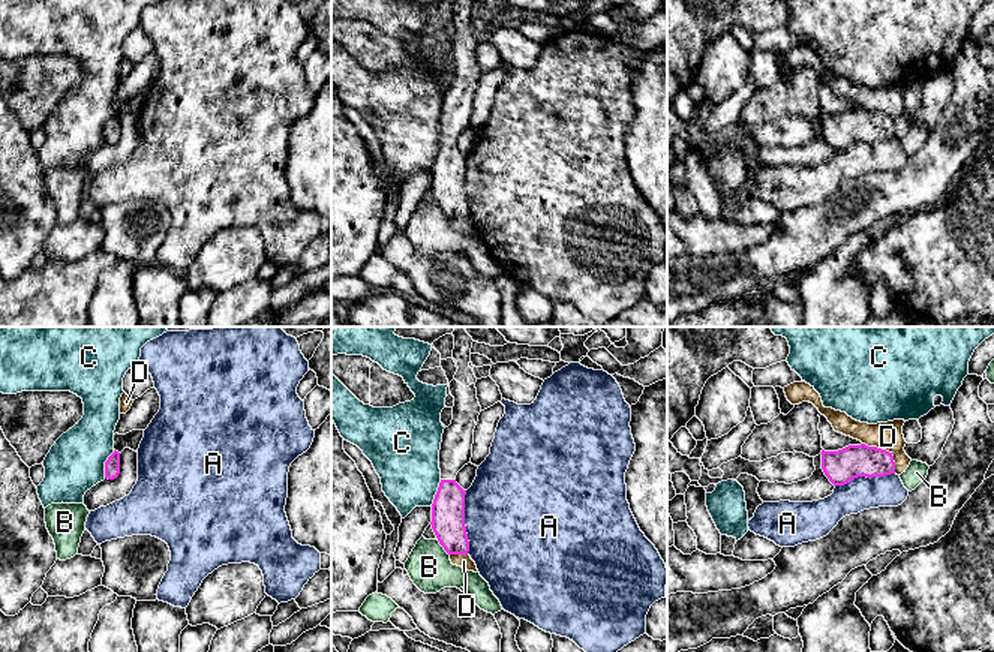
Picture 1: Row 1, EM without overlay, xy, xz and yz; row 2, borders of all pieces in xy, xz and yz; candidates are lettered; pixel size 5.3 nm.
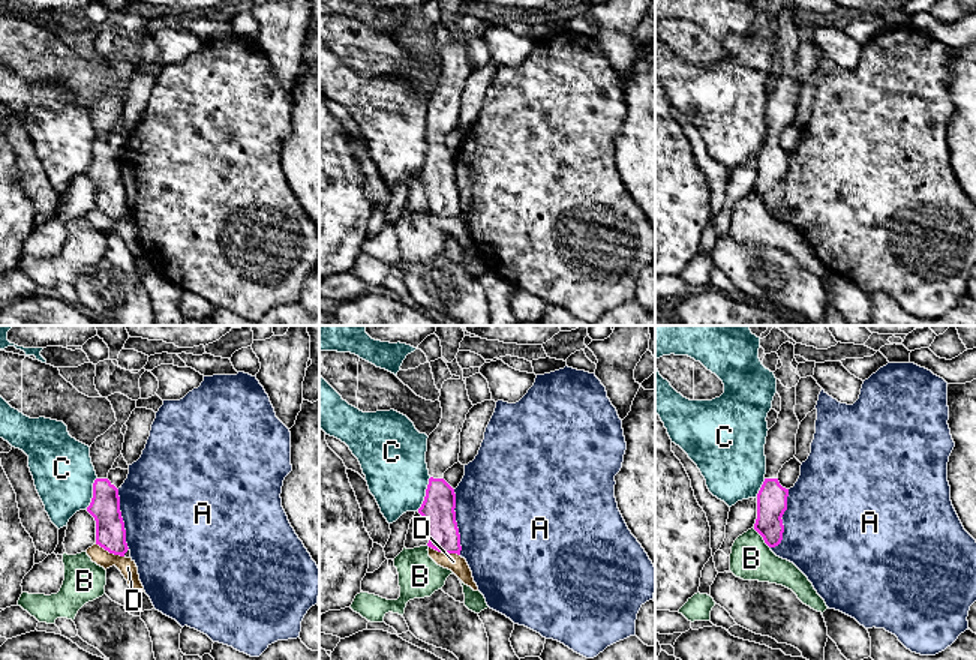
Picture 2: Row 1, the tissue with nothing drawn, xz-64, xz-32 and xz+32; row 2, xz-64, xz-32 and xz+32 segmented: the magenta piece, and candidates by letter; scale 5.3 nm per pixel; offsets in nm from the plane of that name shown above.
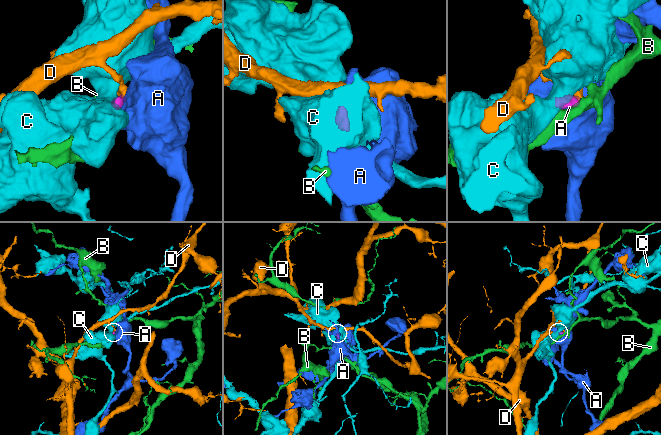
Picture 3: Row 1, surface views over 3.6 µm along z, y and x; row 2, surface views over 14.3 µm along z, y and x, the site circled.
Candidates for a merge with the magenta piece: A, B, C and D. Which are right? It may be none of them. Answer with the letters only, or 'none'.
none

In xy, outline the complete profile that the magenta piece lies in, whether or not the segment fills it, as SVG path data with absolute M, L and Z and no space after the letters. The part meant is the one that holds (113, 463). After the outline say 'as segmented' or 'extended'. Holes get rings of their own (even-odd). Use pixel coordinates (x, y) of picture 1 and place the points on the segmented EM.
M114 450L114 453L105 462L105 478L114 480L120 474L120 454Z | as segmented

